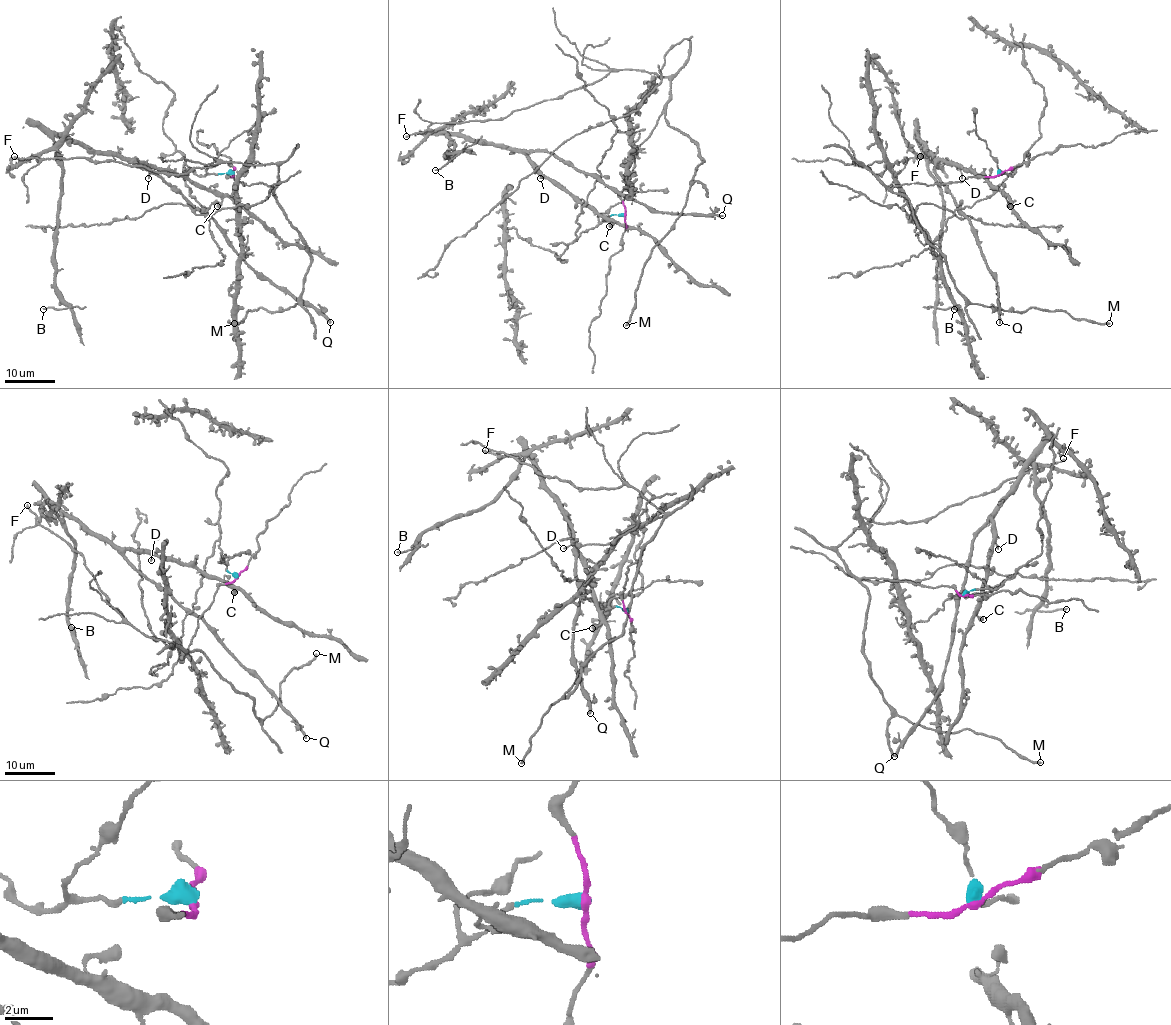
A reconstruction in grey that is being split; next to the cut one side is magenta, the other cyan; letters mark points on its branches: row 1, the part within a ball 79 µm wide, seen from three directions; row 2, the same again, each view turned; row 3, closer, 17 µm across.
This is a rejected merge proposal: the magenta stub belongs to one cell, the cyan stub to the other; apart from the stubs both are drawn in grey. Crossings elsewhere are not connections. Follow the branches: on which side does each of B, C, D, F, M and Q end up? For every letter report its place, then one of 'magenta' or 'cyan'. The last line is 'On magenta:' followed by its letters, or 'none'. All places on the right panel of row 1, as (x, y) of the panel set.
B: place (954, 309); cyan
C: place (1010, 206); cyan
D: place (962, 178); cyan
F: place (920, 156); magenta
M: place (1109, 323); magenta
Q: place (999, 322); cyan
On magenta: F, M

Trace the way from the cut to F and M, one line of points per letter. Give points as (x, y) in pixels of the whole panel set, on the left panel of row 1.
F: (232, 175), (273, 189), (278, 166), (220, 162), (169, 175), (111, 161), (14, 156)
M: (232, 175), (271, 189), (311, 259), (294, 306), (260, 307), (234, 322)

